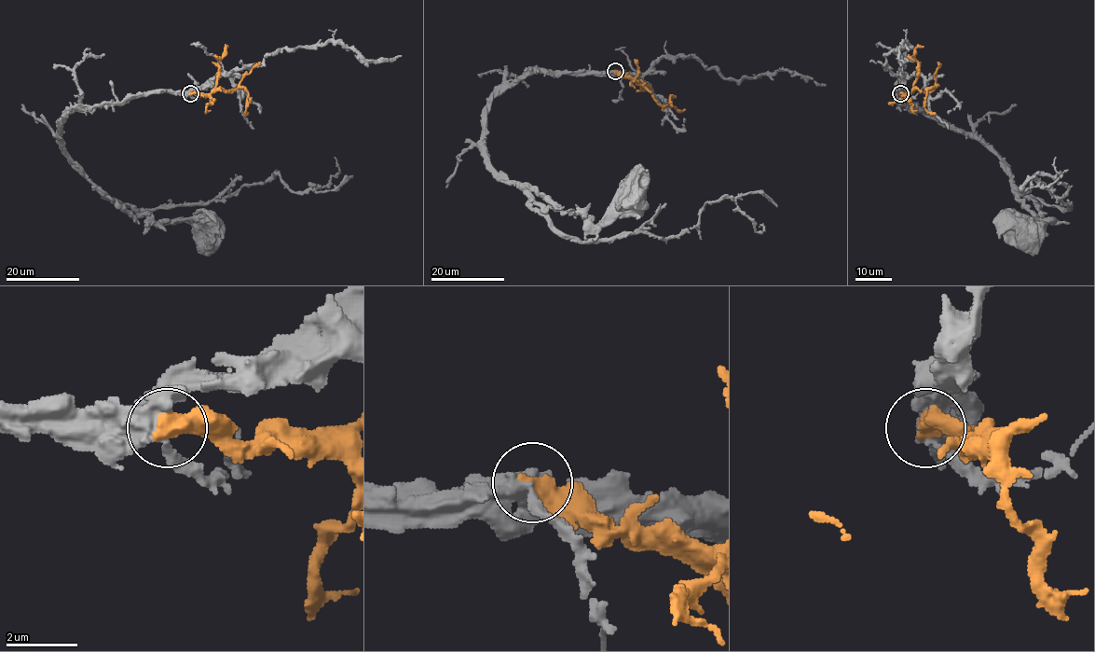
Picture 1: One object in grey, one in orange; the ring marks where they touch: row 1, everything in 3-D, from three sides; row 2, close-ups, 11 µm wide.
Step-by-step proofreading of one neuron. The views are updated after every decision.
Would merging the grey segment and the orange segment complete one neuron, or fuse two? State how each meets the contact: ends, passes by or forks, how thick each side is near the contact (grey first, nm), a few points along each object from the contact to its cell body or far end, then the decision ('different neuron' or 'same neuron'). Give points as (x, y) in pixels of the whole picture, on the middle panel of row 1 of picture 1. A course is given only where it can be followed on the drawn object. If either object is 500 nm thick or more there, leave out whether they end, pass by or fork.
calibres 500 and 500 nm; course grey (614, 71), (528, 72), (508, 83), (490, 100), (485, 158), (543, 211), (578, 212), (595, 225), (633, 197); course orange (615, 71), (633, 77), (658, 103), (665, 104), (671, 96), (672, 106); different neuron

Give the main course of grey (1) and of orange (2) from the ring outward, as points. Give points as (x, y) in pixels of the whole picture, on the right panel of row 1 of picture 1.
1: (900, 94), (901, 104), (987, 145), (1039, 205), (1040, 220), (1053, 223), (1026, 232)
2: (900, 94), (906, 95), (915, 89), (930, 91), (934, 88), (926, 92), (924, 107), (936, 114)

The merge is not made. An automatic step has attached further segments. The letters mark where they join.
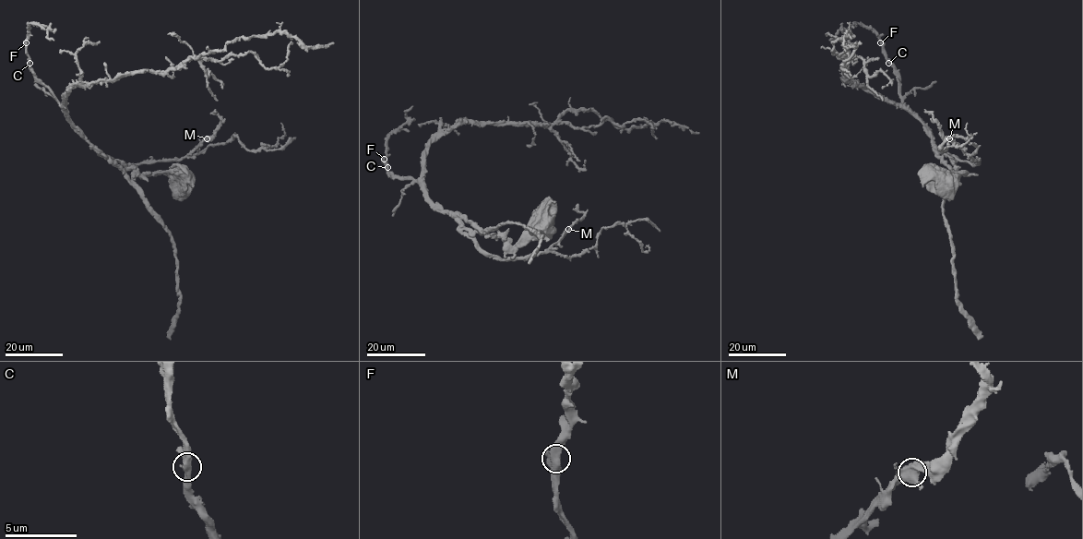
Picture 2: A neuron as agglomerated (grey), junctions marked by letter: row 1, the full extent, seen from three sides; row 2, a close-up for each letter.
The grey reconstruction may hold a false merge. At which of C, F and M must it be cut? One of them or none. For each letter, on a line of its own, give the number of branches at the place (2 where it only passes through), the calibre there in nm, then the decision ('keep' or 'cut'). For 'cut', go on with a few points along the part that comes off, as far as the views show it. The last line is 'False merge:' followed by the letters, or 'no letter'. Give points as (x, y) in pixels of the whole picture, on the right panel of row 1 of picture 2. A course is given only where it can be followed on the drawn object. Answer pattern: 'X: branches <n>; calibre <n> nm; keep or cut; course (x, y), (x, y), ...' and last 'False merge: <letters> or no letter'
C: branches 3; calibre 440 nm; keep
F: branches 3; calibre 500 nm; keep
M: branches 3; calibre 500 nm; keep
False merge: no letter

